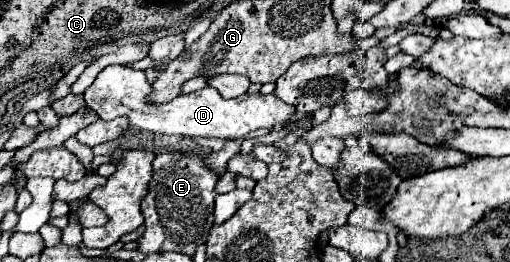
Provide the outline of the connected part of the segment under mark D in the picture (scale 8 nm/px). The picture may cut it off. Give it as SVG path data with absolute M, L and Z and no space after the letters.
M111 64L105 66L95 82L83 92L85 104L97 112L101 120L113 120L125 116L131 128L147 130L153 134L171 134L171 136L189 136L189 138L243 138L247 132L257 128L283 126L295 114L295 108L279 100L275 94L243 94L233 100L225 100L215 88L203 88L199 92L181 94L167 104L151 104L147 96L151 94L151 84L145 78L143 70L131 66Z

